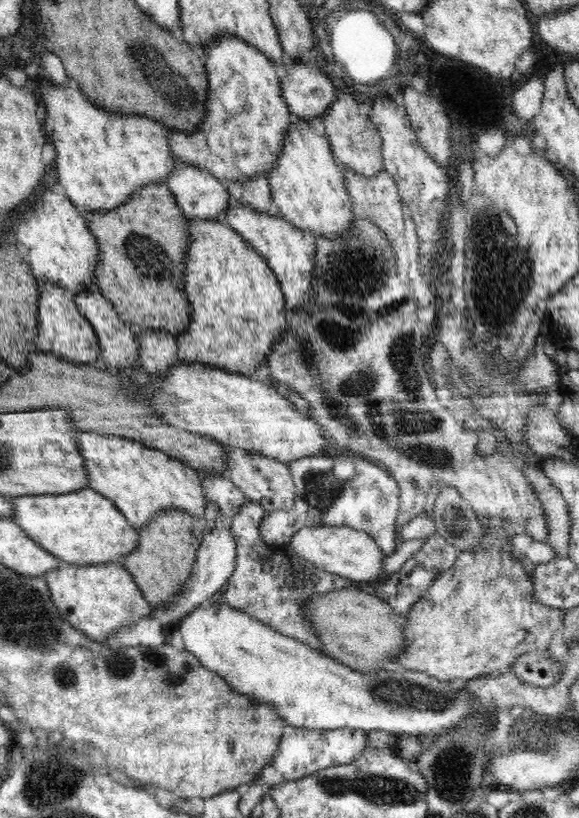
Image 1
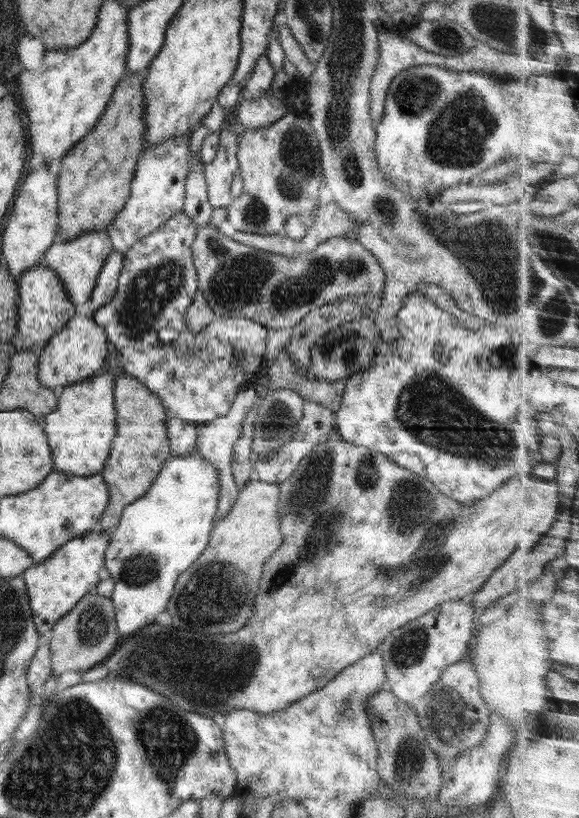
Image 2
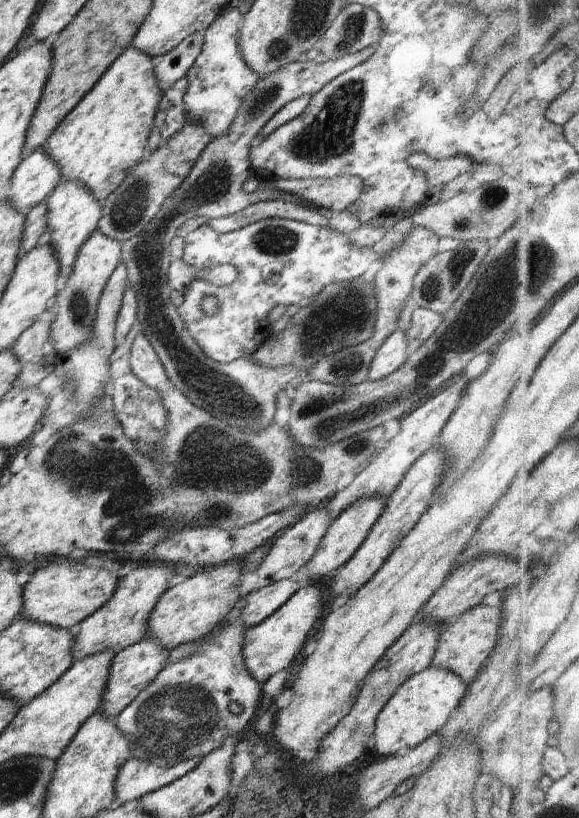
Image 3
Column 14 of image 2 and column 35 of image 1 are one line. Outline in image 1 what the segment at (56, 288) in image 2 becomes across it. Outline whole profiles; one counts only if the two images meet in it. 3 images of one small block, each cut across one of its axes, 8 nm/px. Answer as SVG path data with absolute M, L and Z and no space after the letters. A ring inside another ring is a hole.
M38 279L39 329L33 342L36 349L44 353L52 353L65 361L71 361L77 365L91 366L98 355L100 347L93 326L80 314L74 303L74 294L67 293L60 285Z

